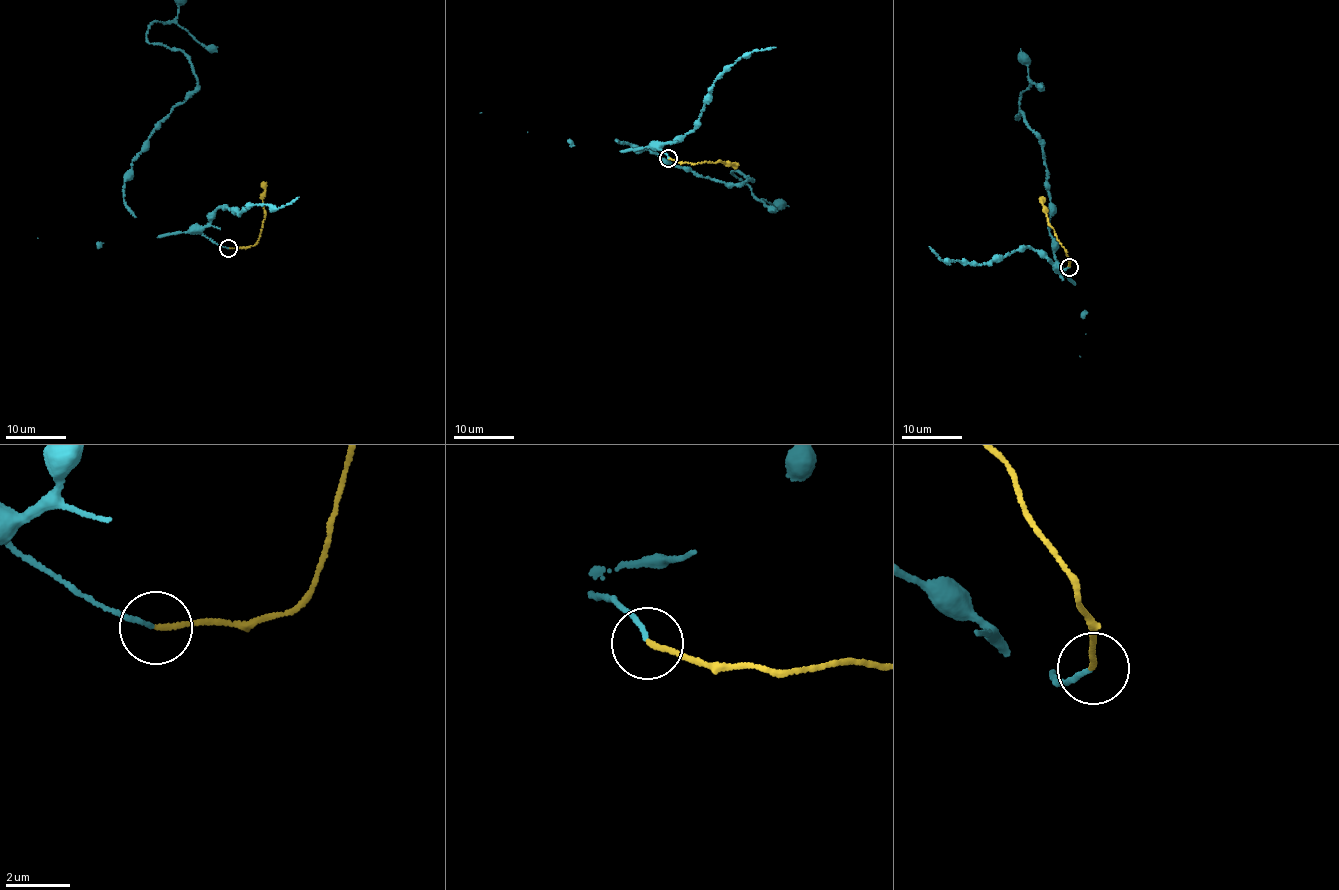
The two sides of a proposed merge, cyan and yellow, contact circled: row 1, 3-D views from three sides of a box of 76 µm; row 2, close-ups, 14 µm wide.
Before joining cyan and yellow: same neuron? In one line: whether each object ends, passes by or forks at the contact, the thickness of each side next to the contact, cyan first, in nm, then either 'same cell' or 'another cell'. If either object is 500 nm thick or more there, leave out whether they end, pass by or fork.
cyan ends there; yellow ends there; 130 nm thick on the cyan side, 160 nm on the other; same cell

